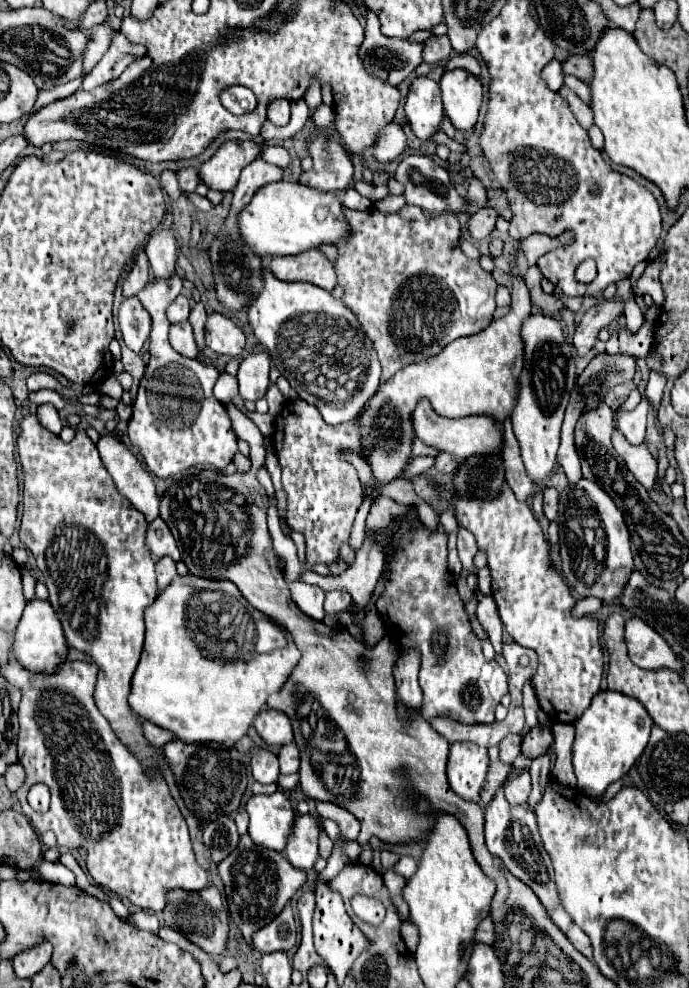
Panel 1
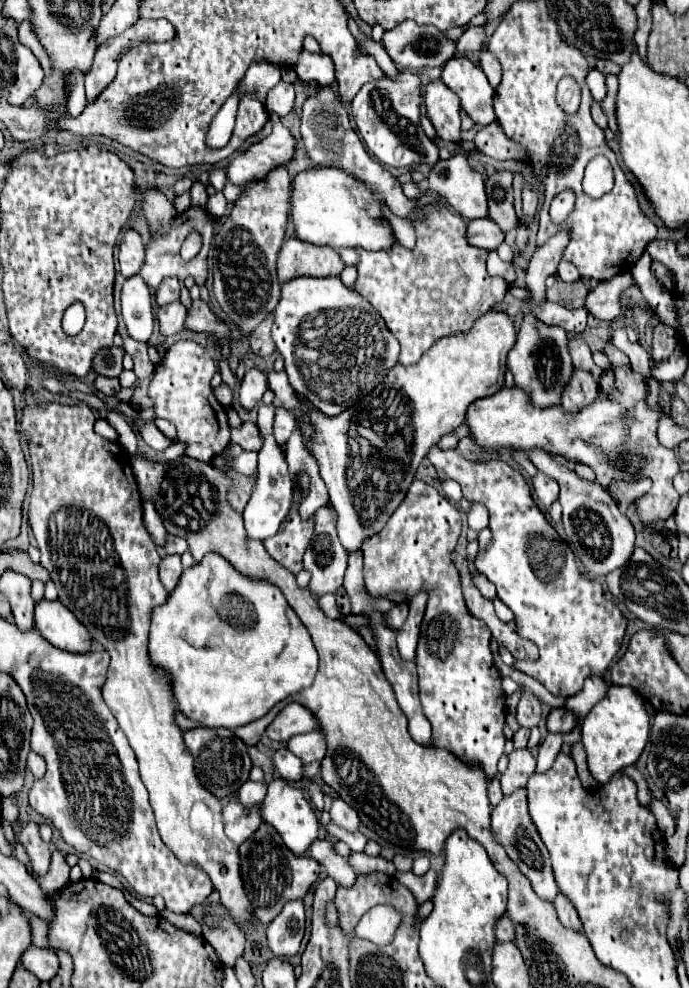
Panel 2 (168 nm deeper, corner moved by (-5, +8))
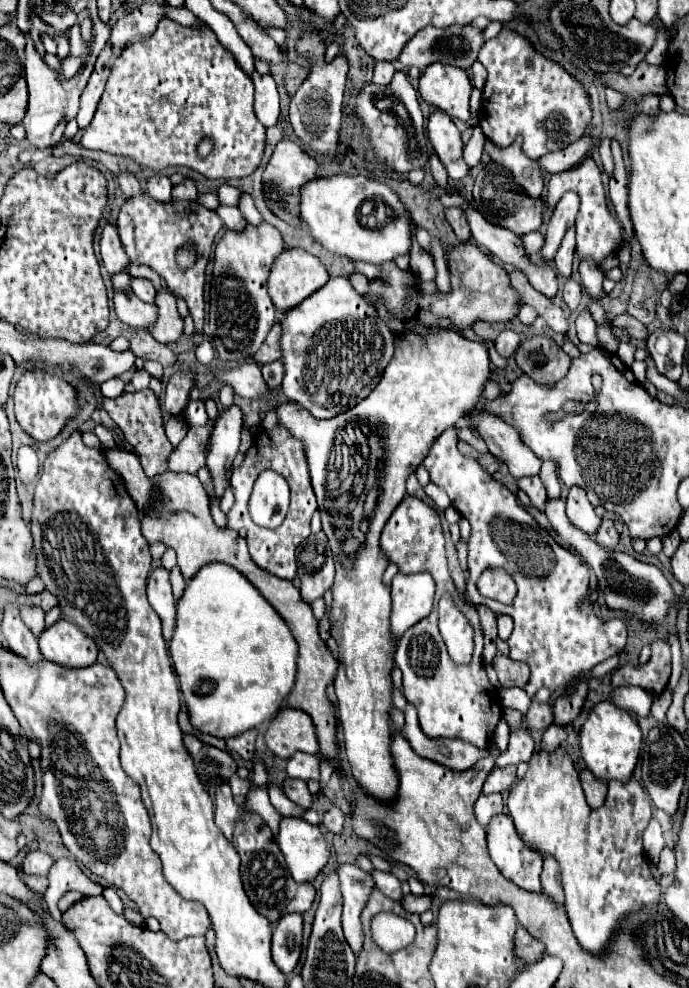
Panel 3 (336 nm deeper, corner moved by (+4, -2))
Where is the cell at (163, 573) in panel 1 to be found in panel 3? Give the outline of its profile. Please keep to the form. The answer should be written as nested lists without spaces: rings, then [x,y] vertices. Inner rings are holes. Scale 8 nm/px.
[[[156,568],[150,574],[148,580],[148,602],[154,608],[154,612],[162,620],[162,634],[166,640],[170,640],[174,628],[176,628],[176,600],[172,596],[170,586],[170,574],[164,568]]]

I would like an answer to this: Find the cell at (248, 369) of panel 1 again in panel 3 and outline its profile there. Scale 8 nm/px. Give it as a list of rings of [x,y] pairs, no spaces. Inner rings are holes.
[[[230,406],[220,414],[216,426],[210,436],[206,468],[210,472],[214,484],[214,498],[220,500],[226,492],[228,470],[232,468],[232,460],[240,446],[240,428],[242,428],[242,410],[238,406]]]

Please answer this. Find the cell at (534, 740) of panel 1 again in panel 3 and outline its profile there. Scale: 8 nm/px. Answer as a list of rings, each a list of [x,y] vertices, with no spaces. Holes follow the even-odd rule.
[[[578,682],[578,684],[570,686],[566,690],[566,694],[562,694],[554,702],[554,722],[562,724],[562,726],[568,726],[568,722],[572,722],[580,714],[586,696],[588,696],[586,682]]]

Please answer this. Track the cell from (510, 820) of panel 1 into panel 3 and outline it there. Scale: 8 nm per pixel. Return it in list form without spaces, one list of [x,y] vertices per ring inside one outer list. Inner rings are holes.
[[[508,814],[496,816],[488,830],[488,848],[498,870],[524,890],[538,892],[542,854],[530,848],[516,832],[516,826]]]

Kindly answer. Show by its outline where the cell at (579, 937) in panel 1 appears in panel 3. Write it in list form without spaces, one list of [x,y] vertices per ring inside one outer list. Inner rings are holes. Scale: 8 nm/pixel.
[[[546,856],[544,858],[544,870],[542,870],[542,890],[556,902],[564,904],[564,890],[560,882],[560,866],[556,858]]]

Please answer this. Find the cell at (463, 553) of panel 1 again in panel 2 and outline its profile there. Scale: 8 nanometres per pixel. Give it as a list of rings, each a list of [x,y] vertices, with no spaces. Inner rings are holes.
[[[473,504],[471,512],[467,514],[467,526],[473,532],[481,532],[483,528],[487,528],[487,510],[479,504]]]

